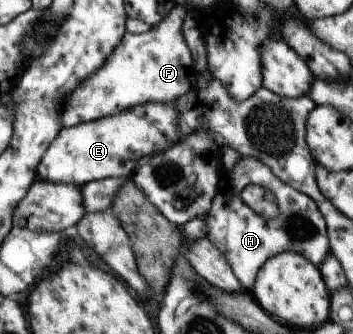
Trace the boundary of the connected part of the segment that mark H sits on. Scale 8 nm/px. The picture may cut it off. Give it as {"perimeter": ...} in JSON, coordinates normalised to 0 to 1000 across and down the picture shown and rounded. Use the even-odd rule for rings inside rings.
{"perimeter":[[[680,470],[654,506],[640,512],[626,506],[609,584],[581,641],[581,674],[586,674],[581,710],[637,772],[688,871],[711,865],[739,793],[785,757],[830,751],[858,763],[898,799],[935,760],[918,656],[887,599],[875,596],[870,581],[785,536],[768,506],[722,470]],[[697,554],[751,560],[759,578],[779,590],[785,644],[773,656],[745,656],[722,644],[683,602],[680,578]]]}

